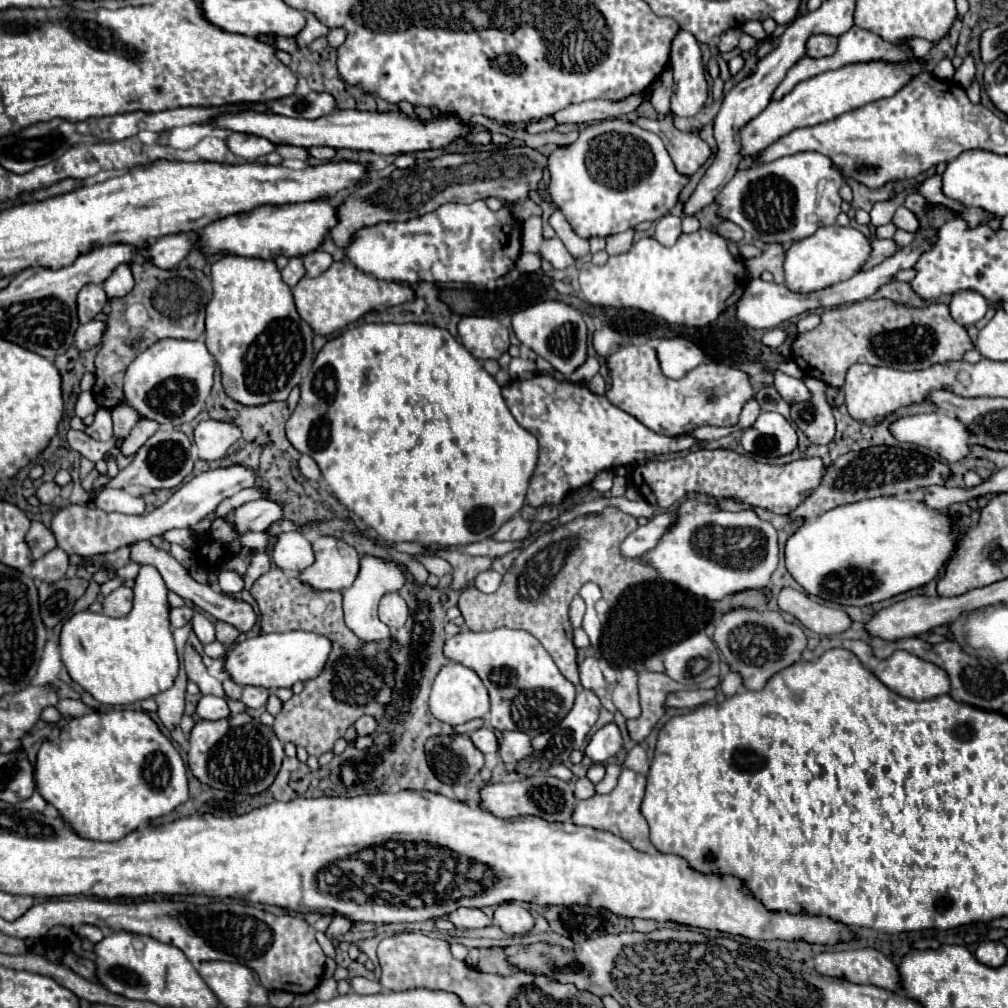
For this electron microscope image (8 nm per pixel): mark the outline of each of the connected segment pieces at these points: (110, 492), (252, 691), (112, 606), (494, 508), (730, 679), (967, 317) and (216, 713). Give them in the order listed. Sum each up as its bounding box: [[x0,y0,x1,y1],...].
[[95,488,145,514],[241,686,269,708],[103,586,133,616],[285,324,537,546],[721,672,743,696],[949,290,989,326],[197,696,231,720]]

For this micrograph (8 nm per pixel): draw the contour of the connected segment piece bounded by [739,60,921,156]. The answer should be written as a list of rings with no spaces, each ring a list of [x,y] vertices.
[[[921,60],[901,62],[901,66],[893,66],[893,62],[869,62],[869,64],[857,64],[857,66],[843,66],[839,70],[829,70],[809,80],[803,80],[781,100],[771,100],[769,106],[759,116],[749,120],[739,130],[739,136],[741,136],[739,154],[741,156],[759,154],[767,146],[771,146],[775,140],[779,140],[781,136],[789,134],[795,128],[817,126],[849,110],[875,102],[879,98],[889,98],[919,72],[921,72]]]

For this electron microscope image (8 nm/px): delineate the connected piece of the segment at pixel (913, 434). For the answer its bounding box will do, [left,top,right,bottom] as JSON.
[889,412,969,462]

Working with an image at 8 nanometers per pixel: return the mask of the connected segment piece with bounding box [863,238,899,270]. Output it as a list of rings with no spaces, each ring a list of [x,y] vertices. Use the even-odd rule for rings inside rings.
[[[871,238],[871,242],[873,242],[873,254],[871,254],[871,258],[869,258],[869,262],[863,266],[863,270],[867,268],[869,270],[869,266],[877,266],[877,264],[881,264],[885,258],[889,258],[889,256],[893,256],[899,248],[897,248],[897,244],[895,244],[895,240],[893,238],[889,238],[889,240],[879,240],[879,238]]]

